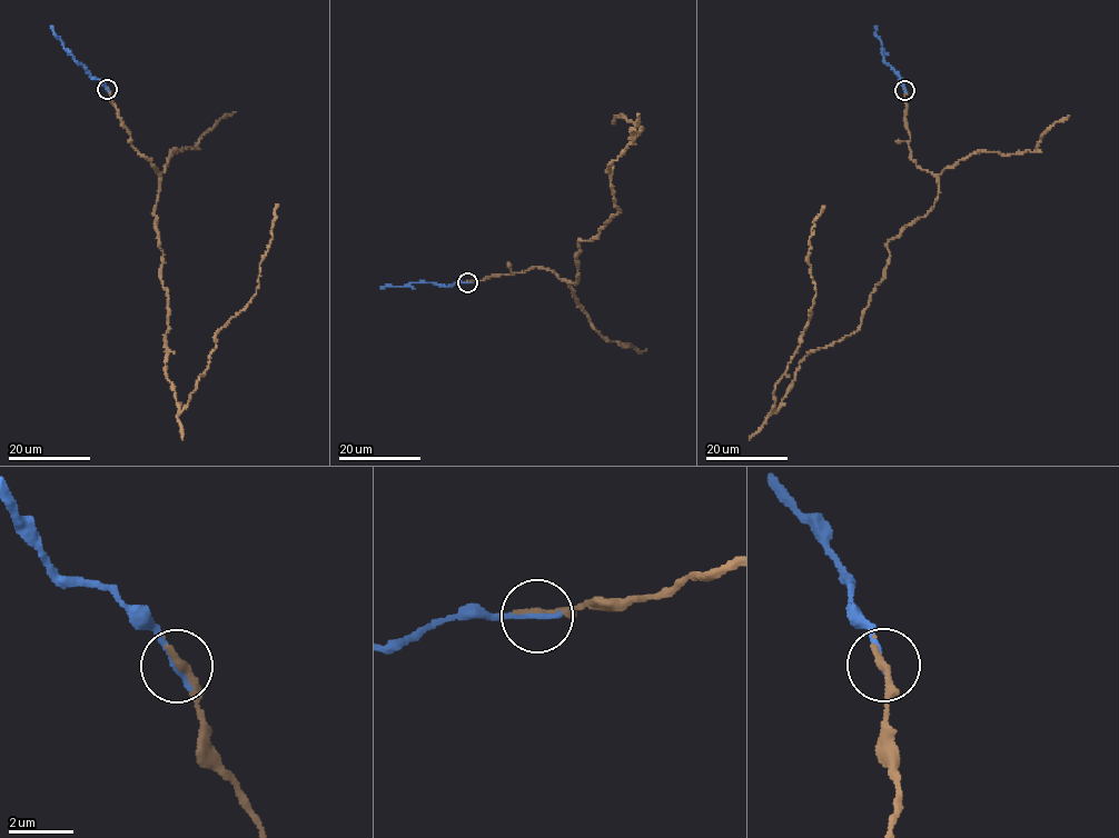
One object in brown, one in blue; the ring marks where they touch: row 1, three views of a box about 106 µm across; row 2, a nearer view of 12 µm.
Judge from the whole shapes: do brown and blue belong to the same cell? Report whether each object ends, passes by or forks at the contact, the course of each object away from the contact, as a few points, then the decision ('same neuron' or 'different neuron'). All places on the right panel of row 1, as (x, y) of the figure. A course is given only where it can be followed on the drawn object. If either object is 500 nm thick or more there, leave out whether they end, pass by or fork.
brown ends; blue ends; course brown (904, 89), (911, 158), (939, 197), (888, 242), (860, 328), (804, 358), (774, 411), (825, 206); course blue (904, 89), (897, 71), (884, 60), (875, 27); same neuron

